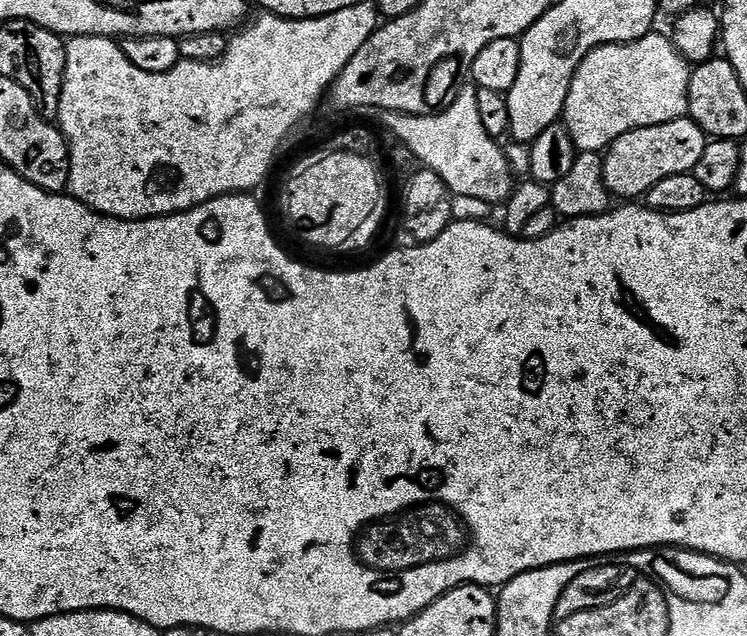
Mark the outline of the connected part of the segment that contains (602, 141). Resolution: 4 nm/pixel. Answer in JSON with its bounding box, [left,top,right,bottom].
[562,34,690,153]

